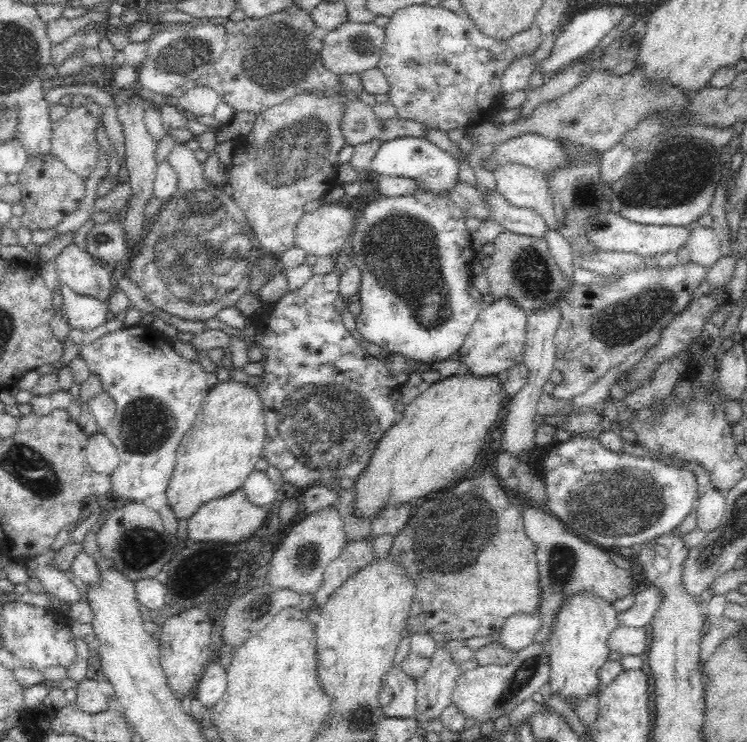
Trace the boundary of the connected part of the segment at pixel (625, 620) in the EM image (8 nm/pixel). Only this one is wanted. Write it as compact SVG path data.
M643 586L635 592L636 600L628 610L618 613L618 625L620 627L641 628L649 624L654 618L663 592L655 586Z

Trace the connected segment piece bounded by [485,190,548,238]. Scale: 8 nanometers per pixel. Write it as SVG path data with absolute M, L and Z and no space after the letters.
M485 192L489 218L496 220L507 231L540 238L548 230L545 220L534 210L511 206L498 192Z

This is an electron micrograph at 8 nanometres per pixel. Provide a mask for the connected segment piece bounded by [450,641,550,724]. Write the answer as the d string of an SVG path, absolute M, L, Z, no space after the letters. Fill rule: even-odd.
M532 642L526 648L516 651L513 660L507 666L478 666L474 670L462 671L457 684L452 690L452 705L456 705L462 715L473 718L480 724L496 720L499 716L508 715L514 708L531 698L542 686L549 683L550 650L548 644Z

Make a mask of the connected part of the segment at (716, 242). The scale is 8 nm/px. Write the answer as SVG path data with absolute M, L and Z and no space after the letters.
M696 226L688 234L685 244L690 253L690 261L710 269L722 257L720 239L711 227Z

